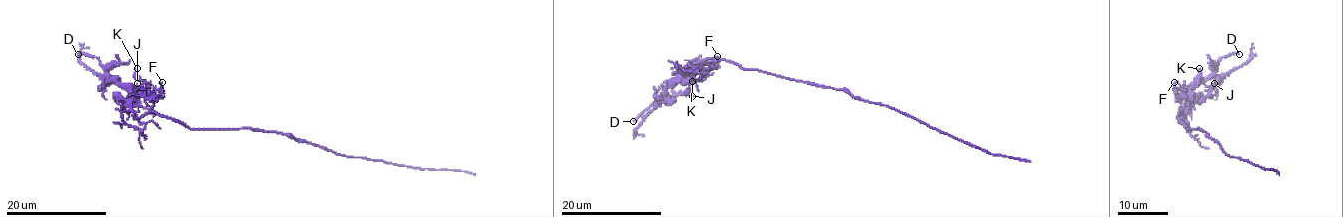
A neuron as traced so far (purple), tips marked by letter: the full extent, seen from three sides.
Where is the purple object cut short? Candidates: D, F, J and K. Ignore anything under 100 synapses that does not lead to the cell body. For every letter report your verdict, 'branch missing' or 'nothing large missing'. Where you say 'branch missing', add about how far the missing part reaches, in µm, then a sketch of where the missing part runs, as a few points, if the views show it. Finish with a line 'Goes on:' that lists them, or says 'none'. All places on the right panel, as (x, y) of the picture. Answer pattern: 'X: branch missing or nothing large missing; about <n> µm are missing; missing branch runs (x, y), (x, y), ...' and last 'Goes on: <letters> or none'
D: branch missing; about 150 µm are missing
F: nothing large missing
J: nothing large missing
K: nothing large missing
Goes on: D

